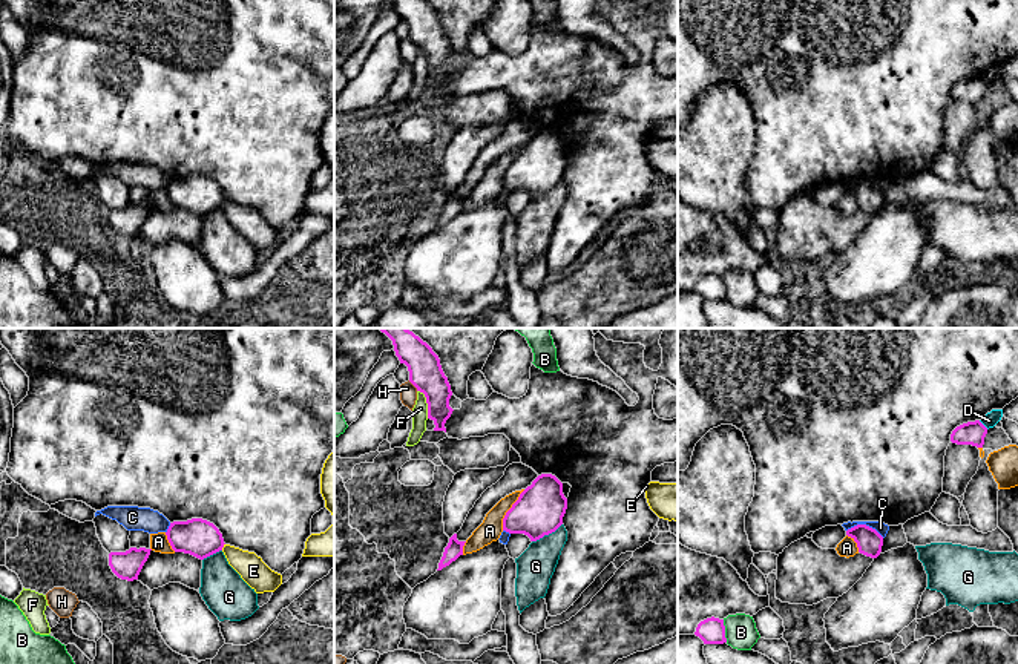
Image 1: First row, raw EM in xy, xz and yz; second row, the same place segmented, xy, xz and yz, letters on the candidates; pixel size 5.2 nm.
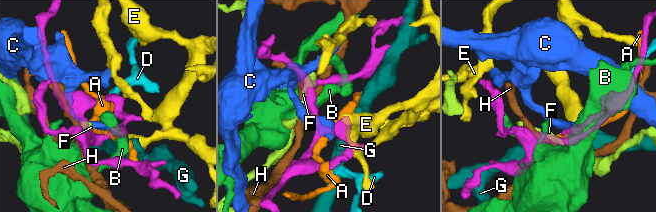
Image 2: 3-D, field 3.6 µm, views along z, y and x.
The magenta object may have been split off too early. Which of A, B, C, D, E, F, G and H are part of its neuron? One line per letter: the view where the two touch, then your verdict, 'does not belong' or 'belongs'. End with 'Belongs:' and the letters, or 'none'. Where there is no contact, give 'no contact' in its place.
A: meets magenta in xz; does not belong
B: meets magenta in yz; does not belong
C: meets magenta in yz; does not belong
D: meets magenta in yz; does not belong
E: meets magenta in xy; belongs
F: meets magenta in xz; does not belong
G: meets magenta in xz; does not belong
H: meets magenta in xz; does not belong
Belongs: E

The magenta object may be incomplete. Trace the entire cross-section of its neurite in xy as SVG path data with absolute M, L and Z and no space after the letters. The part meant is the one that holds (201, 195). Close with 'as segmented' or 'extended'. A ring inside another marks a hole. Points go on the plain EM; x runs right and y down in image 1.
M207 176L173 178L166 192L175 209L199 216L222 207L228 221L256 250L274 248L282 241L281 230L271 227L254 209L225 201L219 186Z | extended

